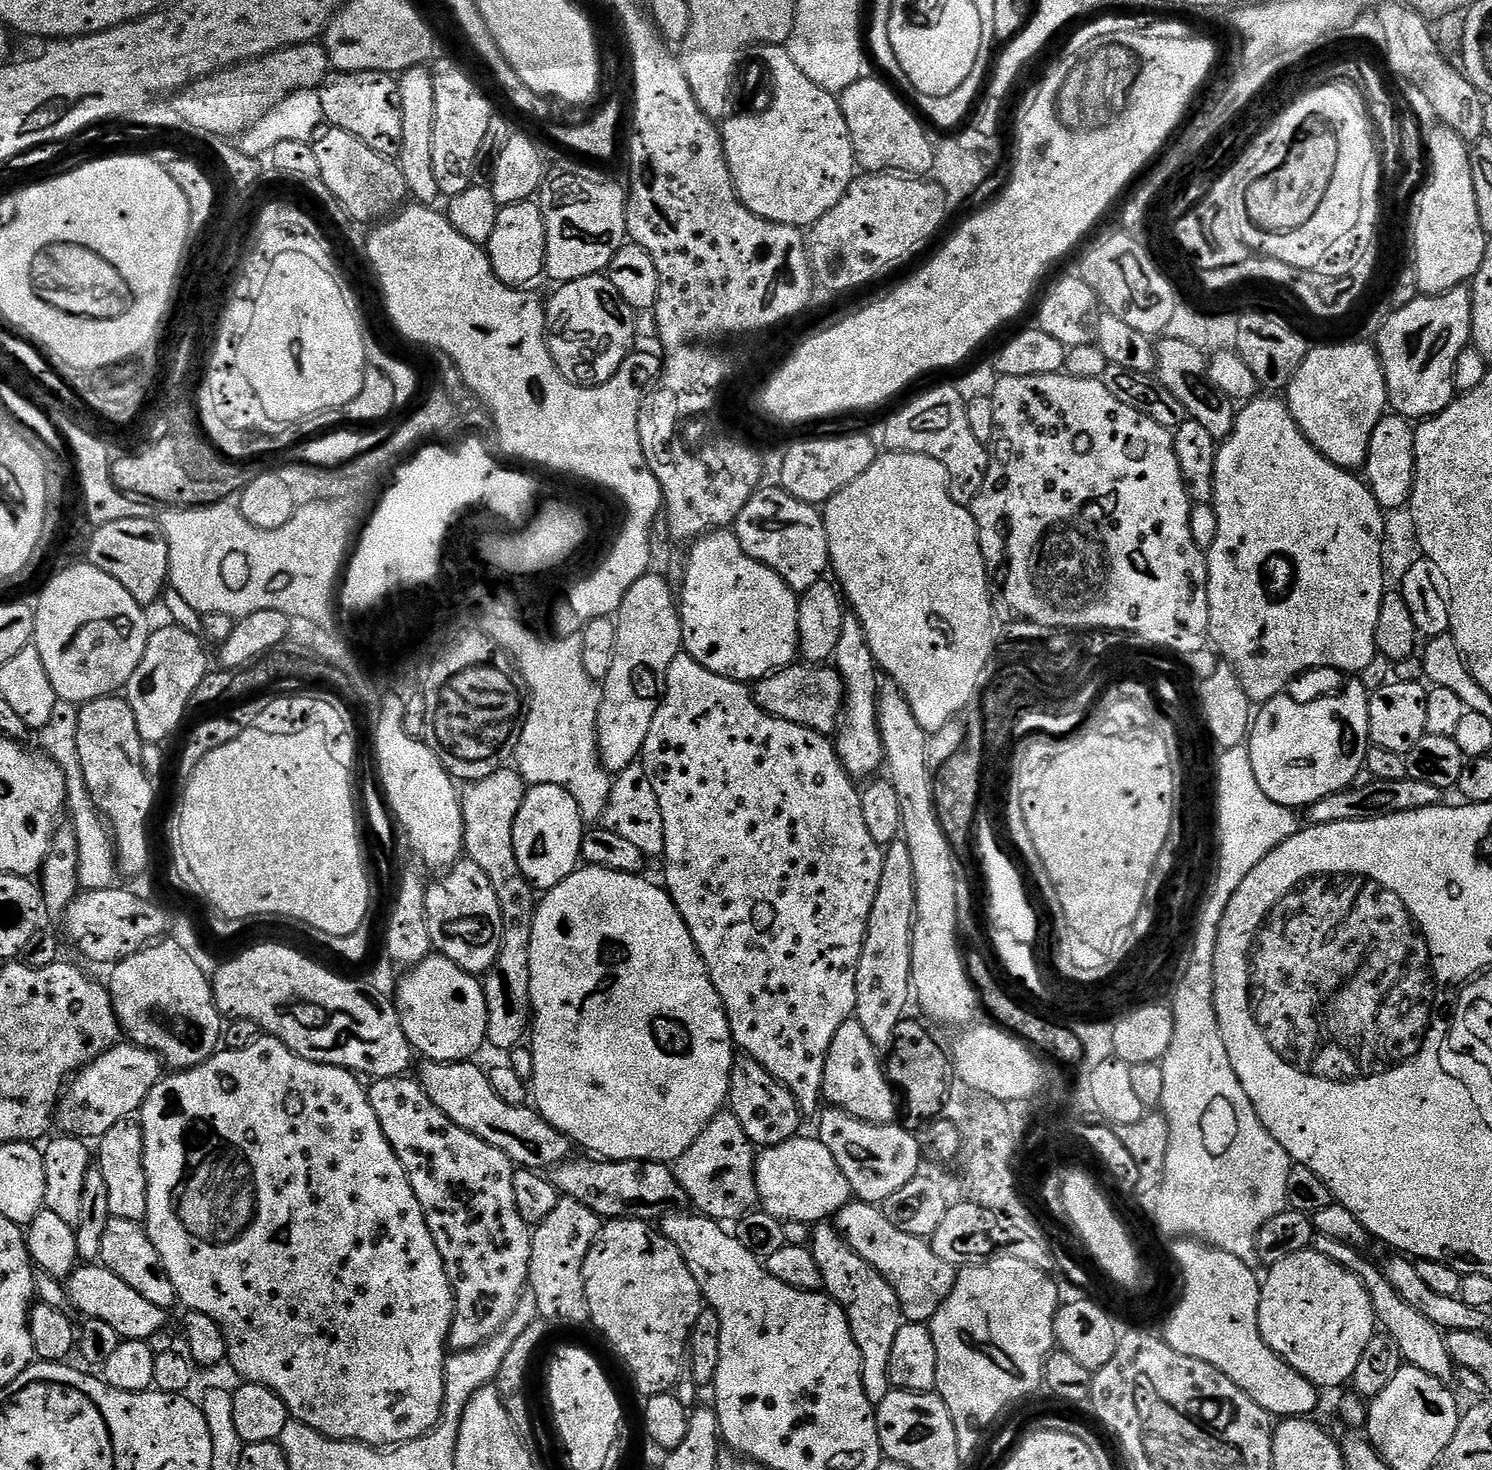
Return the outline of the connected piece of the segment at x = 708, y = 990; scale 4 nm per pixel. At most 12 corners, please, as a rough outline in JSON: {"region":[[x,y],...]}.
{"region":[[659,883],[537,903],[530,1092],[605,1160],[727,1105],[724,1003]]}

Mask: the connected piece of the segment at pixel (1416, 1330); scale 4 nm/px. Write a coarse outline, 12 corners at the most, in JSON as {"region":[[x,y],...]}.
{"region":[[1320,1233],[1311,1251],[1359,1278],[1409,1367],[1447,1384],[1443,1331],[1403,1302],[1374,1260]]}

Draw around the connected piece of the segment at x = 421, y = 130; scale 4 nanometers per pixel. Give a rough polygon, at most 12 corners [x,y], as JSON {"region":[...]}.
{"region":[[399,73],[398,163],[415,203],[441,199],[434,179],[434,78]]}

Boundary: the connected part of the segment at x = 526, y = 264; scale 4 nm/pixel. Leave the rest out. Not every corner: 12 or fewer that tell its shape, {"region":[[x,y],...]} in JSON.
{"region":[[539,203],[503,205],[486,251],[494,274],[524,290],[543,277]]}

